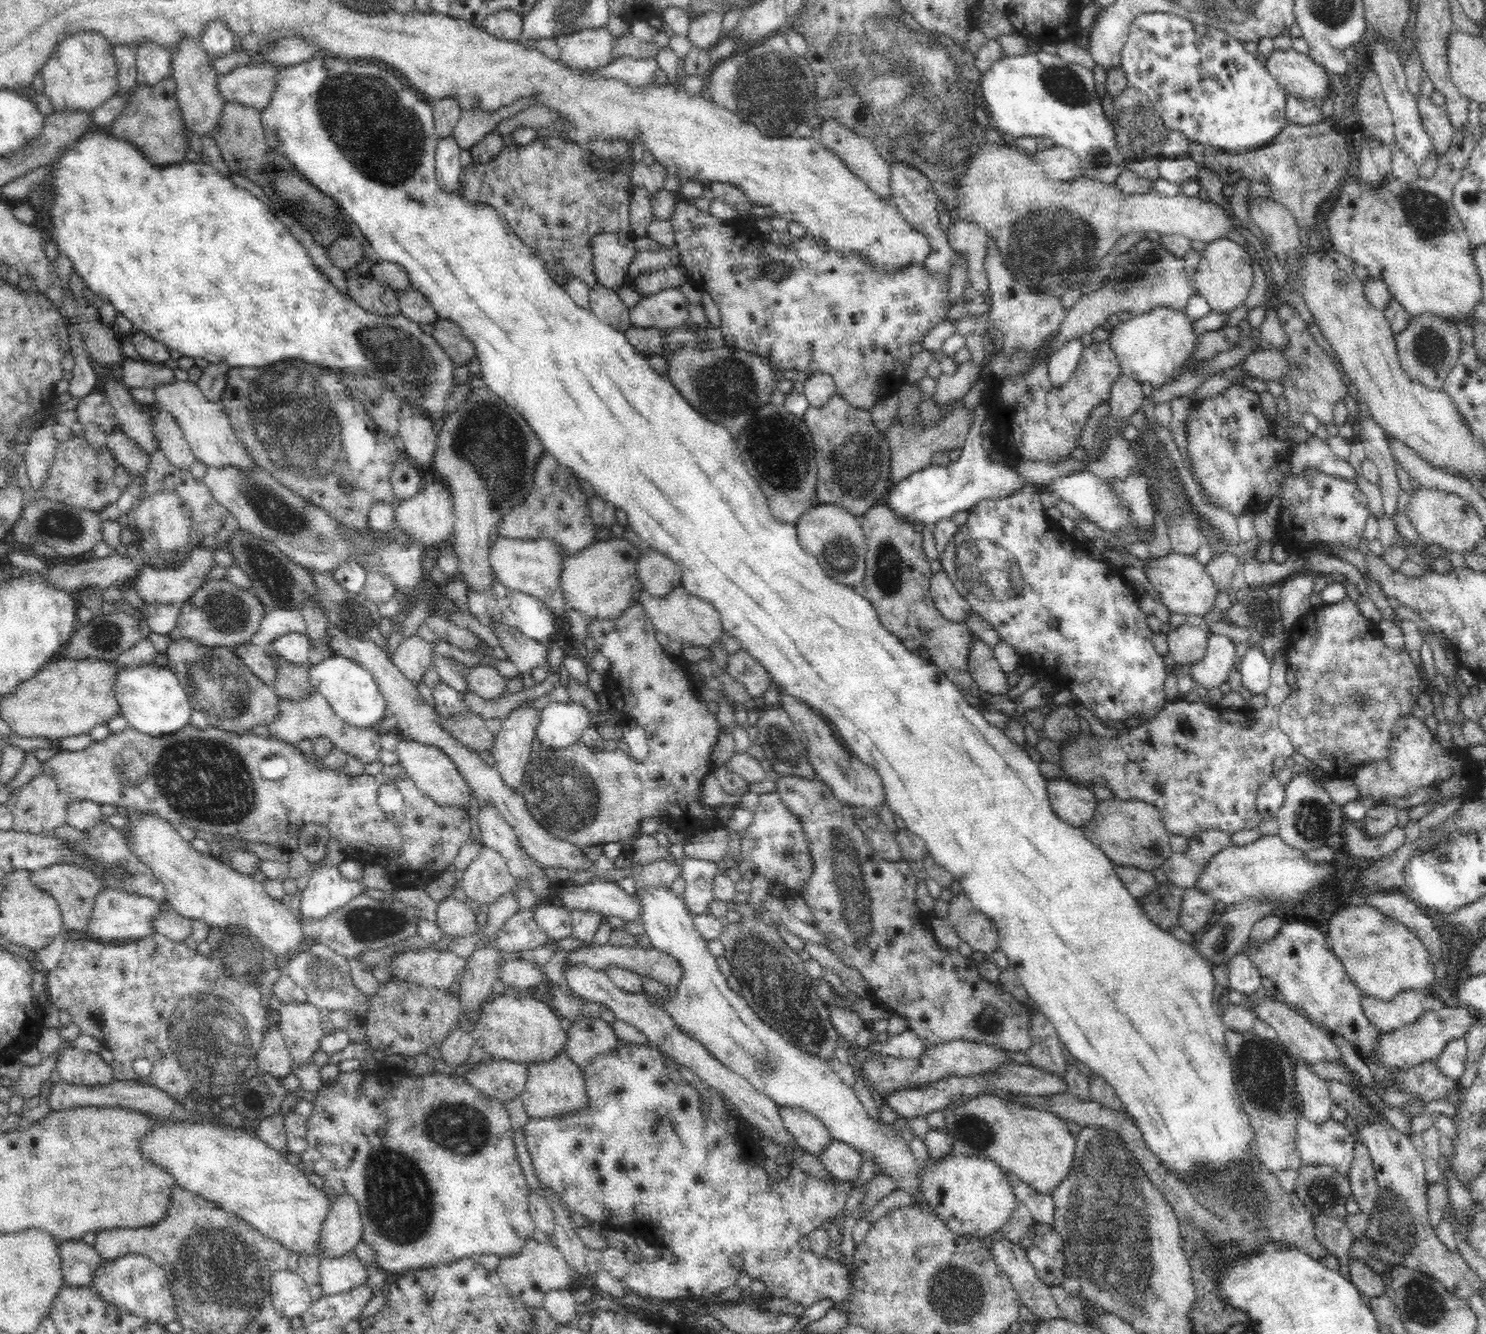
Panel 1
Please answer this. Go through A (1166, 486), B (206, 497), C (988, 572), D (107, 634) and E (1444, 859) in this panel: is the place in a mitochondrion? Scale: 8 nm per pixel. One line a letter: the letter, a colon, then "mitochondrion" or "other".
A: mitochondrion
B: other
C: mitochondrion
D: mitochondrion
E: mitochondrion

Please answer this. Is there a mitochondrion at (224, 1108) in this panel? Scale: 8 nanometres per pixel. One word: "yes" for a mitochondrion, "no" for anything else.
yes

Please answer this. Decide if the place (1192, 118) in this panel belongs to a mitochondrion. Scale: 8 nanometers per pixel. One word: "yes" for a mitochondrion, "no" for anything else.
no

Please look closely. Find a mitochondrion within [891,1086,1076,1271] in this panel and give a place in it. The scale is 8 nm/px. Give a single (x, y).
(978, 1134)

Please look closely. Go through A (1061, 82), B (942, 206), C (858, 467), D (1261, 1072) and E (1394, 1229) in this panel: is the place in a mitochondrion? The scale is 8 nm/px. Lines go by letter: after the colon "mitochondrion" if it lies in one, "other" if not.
A: mitochondrion
B: other
C: mitochondrion
D: mitochondrion
E: mitochondrion

